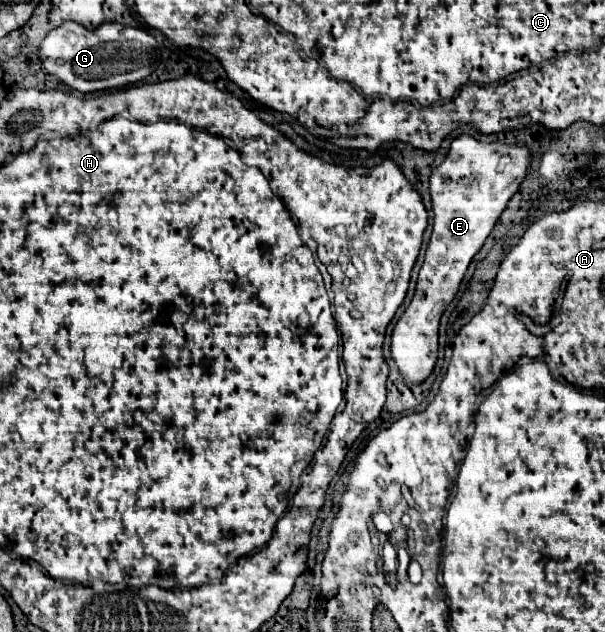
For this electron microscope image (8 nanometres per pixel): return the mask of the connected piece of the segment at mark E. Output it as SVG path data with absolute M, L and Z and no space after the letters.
M468 134L458 136L452 142L452 148L446 156L446 160L432 172L430 176L430 194L432 194L432 208L434 208L434 230L432 238L426 250L426 260L420 268L418 284L414 298L410 306L404 310L404 314L398 318L394 332L392 332L392 358L404 376L408 384L422 384L430 372L434 370L436 356L438 356L438 324L440 316L444 314L446 306L452 302L452 298L458 292L458 286L462 282L462 276L472 262L474 254L482 248L484 240L492 232L496 220L500 218L502 210L506 208L508 200L516 194L520 182L524 180L530 166L530 154L526 146L506 146L506 144L484 144L474 140Z

